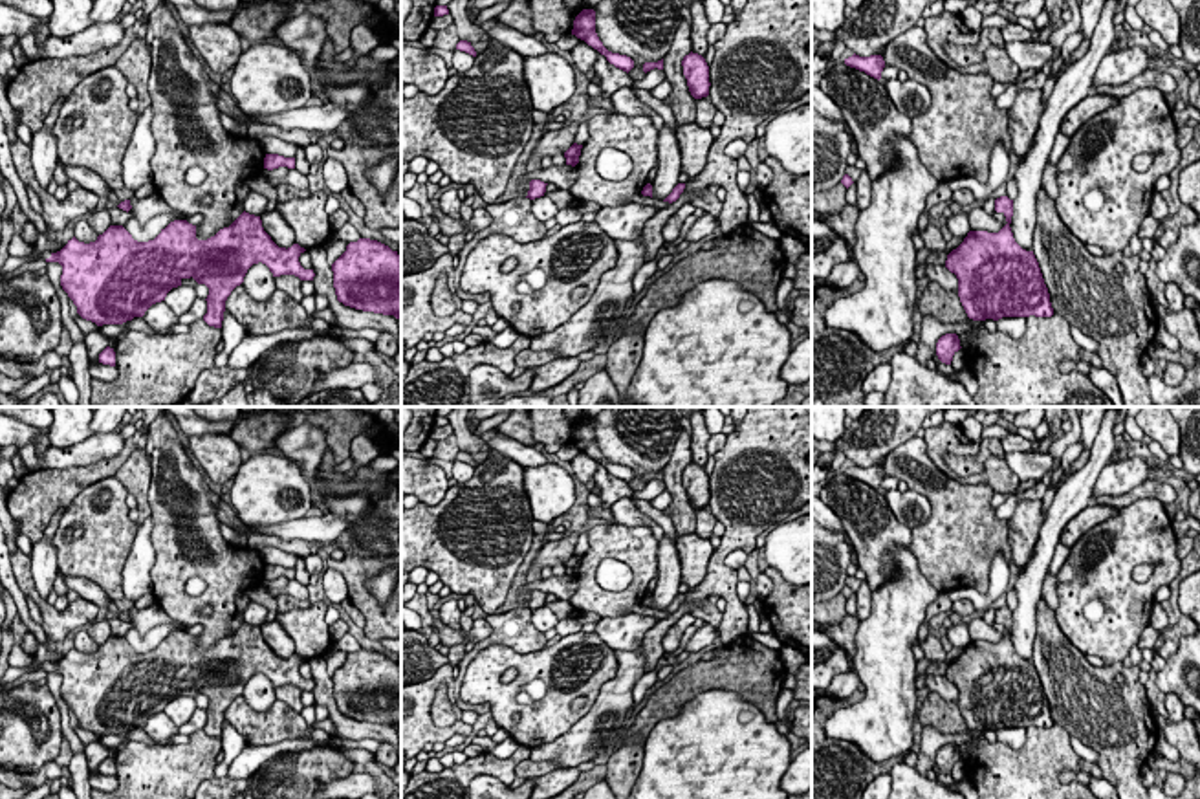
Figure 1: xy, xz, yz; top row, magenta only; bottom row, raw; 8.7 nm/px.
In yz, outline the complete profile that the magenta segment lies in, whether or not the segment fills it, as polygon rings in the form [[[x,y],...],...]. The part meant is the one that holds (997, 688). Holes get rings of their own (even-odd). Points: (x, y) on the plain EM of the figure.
[[[1008,607],[997,608],[995,621],[1002,623],[1008,634],[998,643],[969,641],[964,652],[956,660],[953,660],[945,671],[945,678],[958,689],[958,707],[967,728],[973,731],[986,731],[986,729],[998,731],[1002,728],[1030,728],[1030,726],[1052,728],[1053,718],[1050,713],[1050,704],[1044,695],[1039,673],[1033,662],[1026,662],[1015,652],[1009,638],[1013,627],[1013,610],[1009,610]]]

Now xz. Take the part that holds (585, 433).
[[[583,420],[575,431],[573,431],[573,440],[572,445],[577,449],[584,451],[588,456],[597,460],[601,465],[606,467],[610,475],[623,482],[630,482],[634,478],[634,471],[627,465],[612,464],[608,462],[603,453],[599,451],[595,443],[595,421],[594,420]]]

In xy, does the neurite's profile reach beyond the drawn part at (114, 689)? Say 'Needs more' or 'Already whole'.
Needs more

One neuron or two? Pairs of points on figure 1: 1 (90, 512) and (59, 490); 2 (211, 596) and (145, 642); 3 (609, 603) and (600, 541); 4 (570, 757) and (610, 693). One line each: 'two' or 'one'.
1: two
2: two
3: one
4: one

